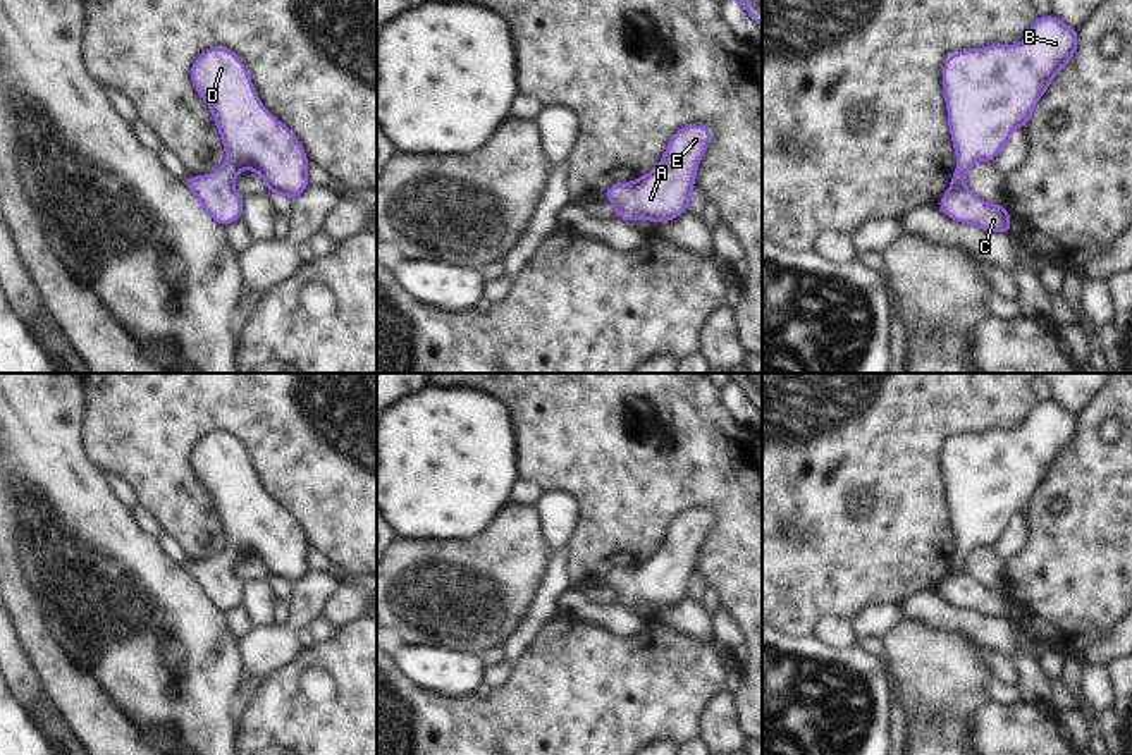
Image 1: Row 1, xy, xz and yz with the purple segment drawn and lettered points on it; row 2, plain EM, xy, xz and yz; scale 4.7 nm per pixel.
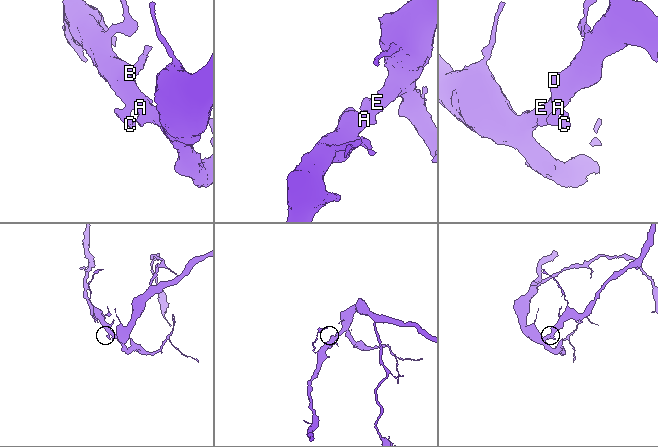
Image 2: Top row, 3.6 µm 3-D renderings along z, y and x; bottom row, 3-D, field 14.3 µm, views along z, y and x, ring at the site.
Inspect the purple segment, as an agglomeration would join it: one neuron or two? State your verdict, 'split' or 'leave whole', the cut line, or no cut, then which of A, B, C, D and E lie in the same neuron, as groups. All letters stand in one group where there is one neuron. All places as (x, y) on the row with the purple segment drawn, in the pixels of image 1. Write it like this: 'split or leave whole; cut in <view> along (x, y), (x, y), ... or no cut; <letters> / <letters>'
leave whole; no cut; A B C D E

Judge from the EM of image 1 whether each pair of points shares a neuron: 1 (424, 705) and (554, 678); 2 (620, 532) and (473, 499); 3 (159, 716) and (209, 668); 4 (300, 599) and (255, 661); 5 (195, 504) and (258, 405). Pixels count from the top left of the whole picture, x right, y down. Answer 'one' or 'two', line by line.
1: one
2: two
3: one
4: one
5: one

